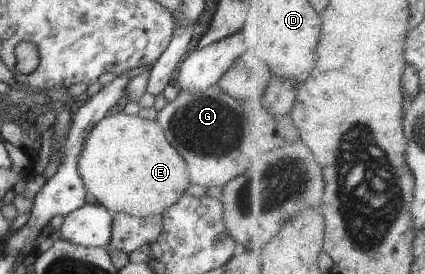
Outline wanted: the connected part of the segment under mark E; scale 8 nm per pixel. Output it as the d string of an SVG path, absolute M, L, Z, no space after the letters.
M123 112L106 114L98 120L88 136L84 136L84 144L80 148L76 160L76 172L82 180L86 193L91 194L98 204L114 213L125 213L136 218L162 215L162 212L172 206L188 186L186 164L172 146L166 141L162 128L155 121L145 120L138 115L126 115Z

